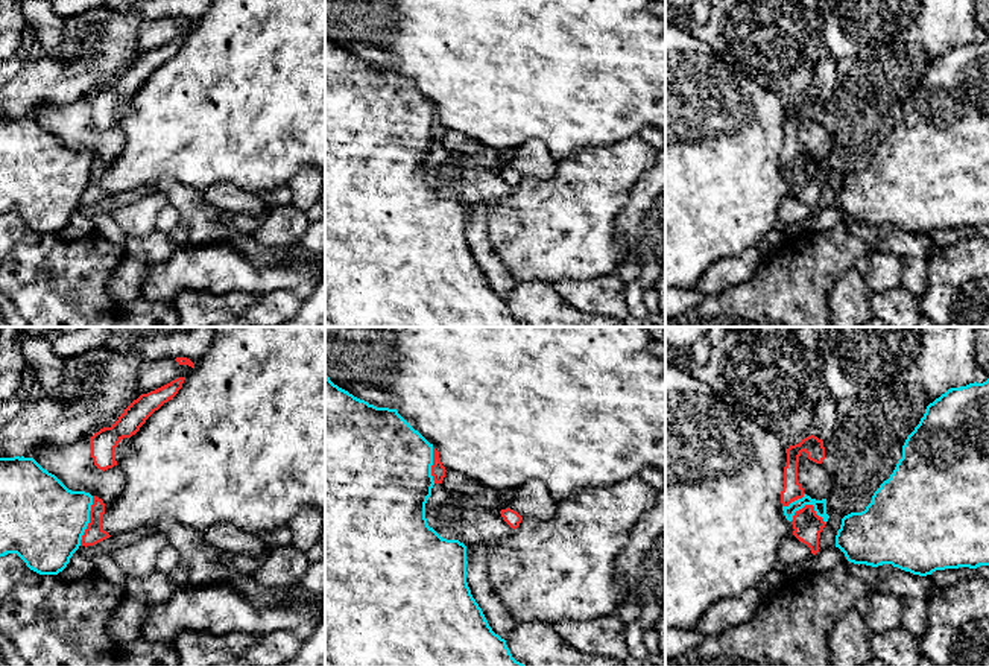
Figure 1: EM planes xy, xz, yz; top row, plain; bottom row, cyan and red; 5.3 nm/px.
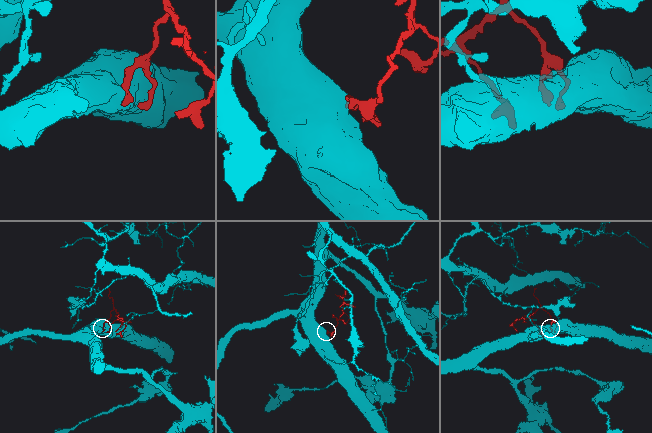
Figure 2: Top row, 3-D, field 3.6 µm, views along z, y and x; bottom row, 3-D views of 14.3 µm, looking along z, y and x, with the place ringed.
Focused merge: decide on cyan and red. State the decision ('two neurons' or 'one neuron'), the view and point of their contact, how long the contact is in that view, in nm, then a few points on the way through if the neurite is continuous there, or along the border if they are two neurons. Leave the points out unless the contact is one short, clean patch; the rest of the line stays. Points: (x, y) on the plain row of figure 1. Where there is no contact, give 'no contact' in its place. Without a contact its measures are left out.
two neurons; contact xy (88, 180); length 280 nm; border xy (93, 155), (88, 184), (79, 204)

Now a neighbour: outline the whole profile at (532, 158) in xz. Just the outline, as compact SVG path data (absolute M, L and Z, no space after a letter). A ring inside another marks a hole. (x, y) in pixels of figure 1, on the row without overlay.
M530 138L513 149L513 157L495 167L501 170L510 167L521 176L550 178L558 172L559 161L556 161L548 147L538 138Z

